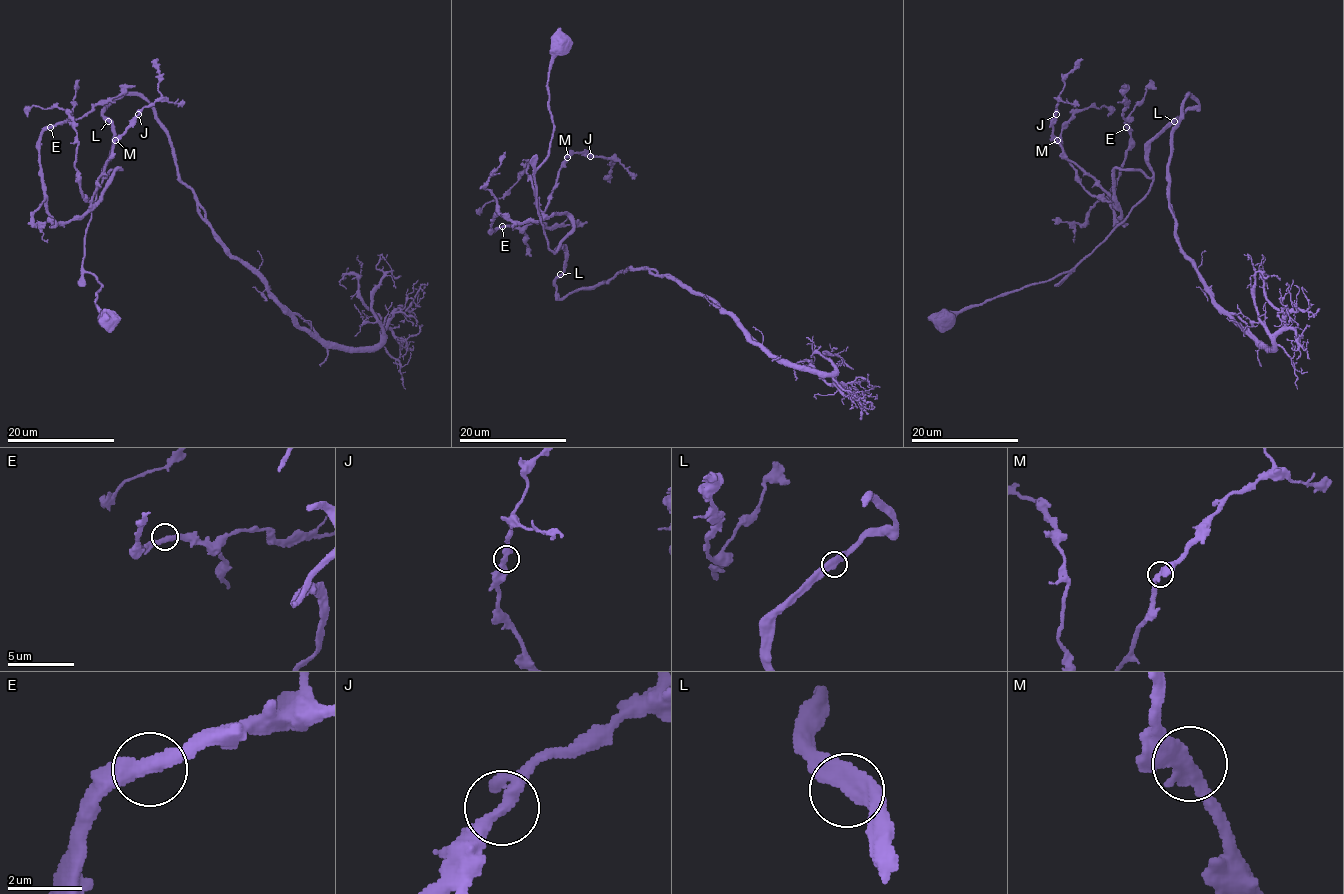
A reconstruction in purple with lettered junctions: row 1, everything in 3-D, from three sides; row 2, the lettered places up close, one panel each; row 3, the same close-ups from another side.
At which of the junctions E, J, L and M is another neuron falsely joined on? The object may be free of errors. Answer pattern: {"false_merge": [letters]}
{"false_merge": []}

